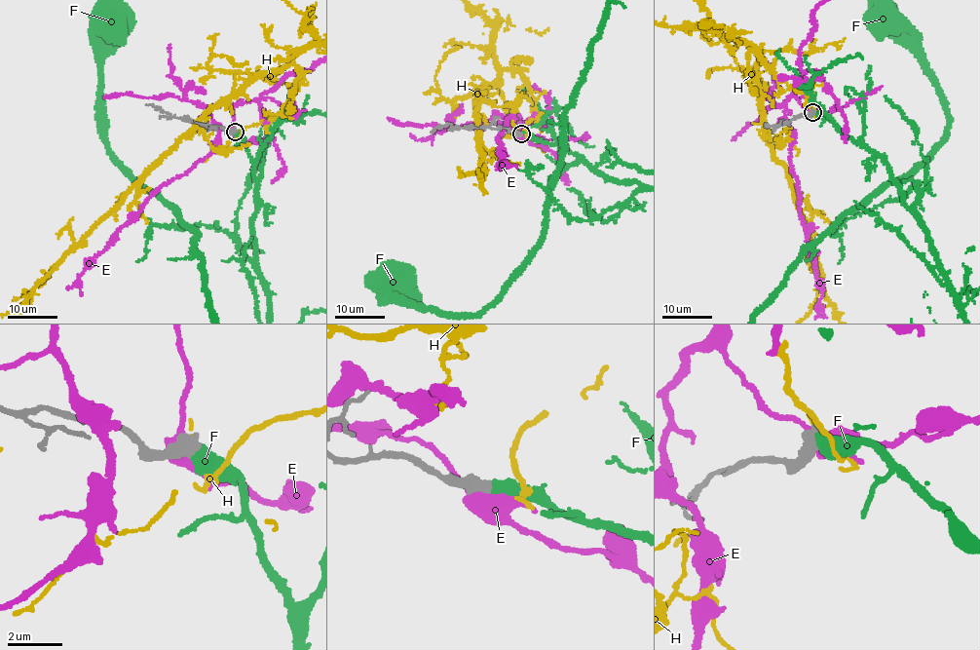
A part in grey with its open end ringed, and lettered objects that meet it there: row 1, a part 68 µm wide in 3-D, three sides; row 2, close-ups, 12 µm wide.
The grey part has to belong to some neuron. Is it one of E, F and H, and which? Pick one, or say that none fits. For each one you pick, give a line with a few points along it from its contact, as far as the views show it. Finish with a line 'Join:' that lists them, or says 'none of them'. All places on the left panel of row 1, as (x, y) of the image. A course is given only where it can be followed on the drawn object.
Join: F

